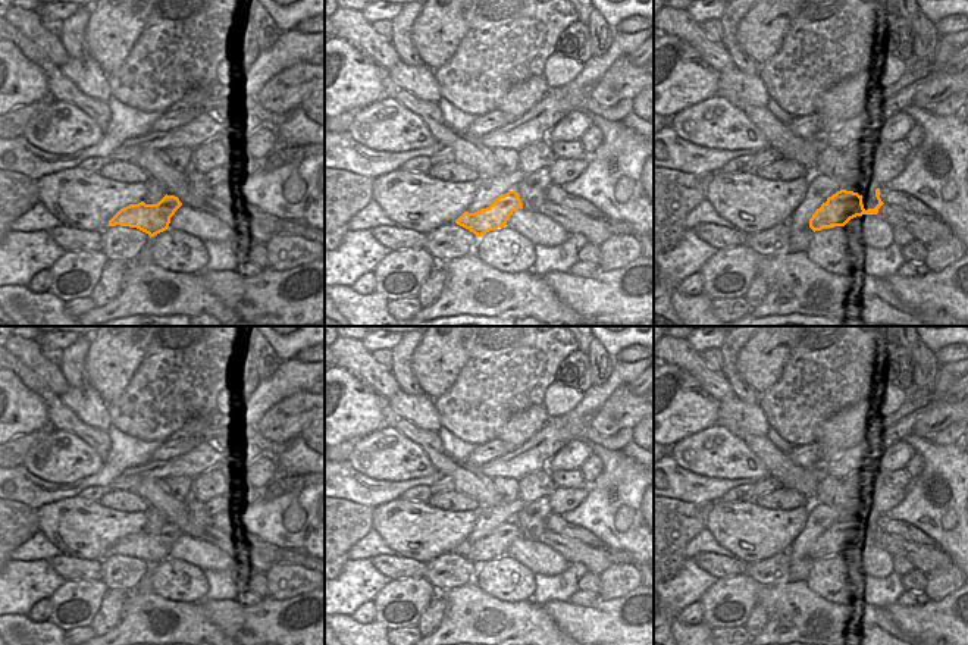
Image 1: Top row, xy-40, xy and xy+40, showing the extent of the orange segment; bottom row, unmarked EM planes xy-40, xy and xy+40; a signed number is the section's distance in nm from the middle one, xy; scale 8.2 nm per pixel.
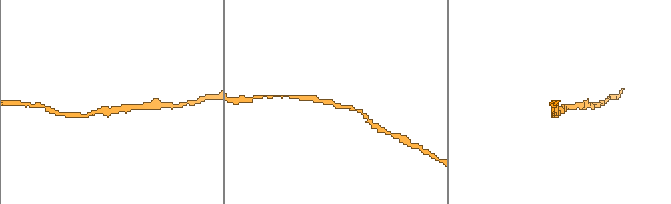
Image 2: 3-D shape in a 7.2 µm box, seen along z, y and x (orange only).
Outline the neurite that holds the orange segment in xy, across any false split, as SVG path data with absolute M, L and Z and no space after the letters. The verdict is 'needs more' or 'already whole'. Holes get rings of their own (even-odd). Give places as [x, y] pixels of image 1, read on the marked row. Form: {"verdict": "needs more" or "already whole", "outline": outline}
{"verdict": "already whole", "outline": "M508 191L499 195L489 207L480 209L474 213L464 212L455 223L469 229L477 237L489 231L505 226L510 216L523 209L523 203L516 191Z"}

